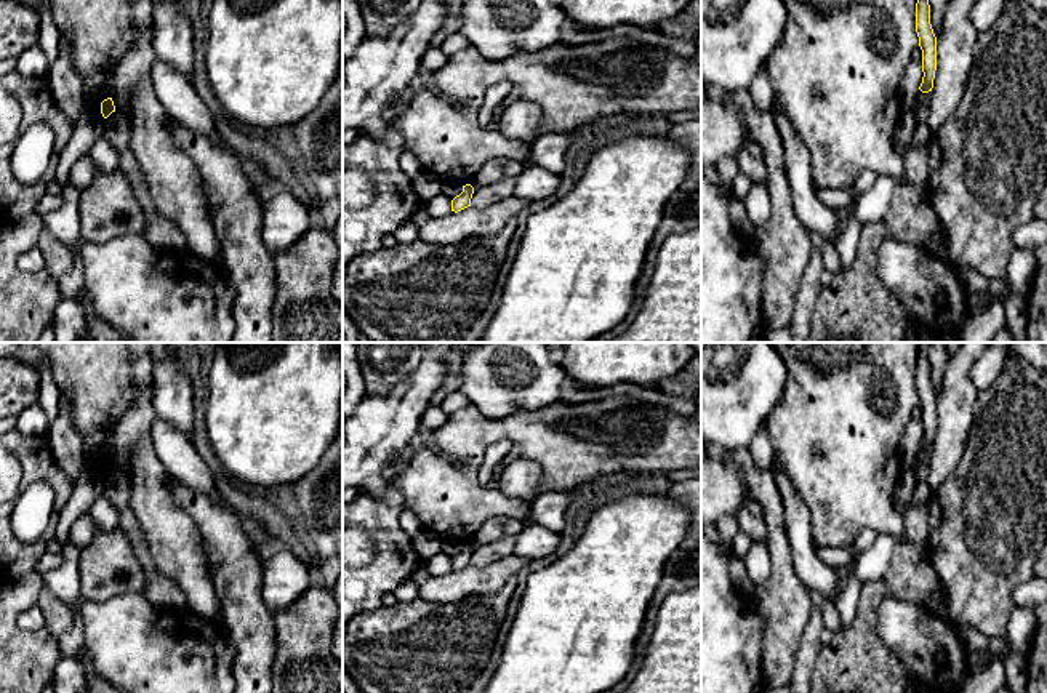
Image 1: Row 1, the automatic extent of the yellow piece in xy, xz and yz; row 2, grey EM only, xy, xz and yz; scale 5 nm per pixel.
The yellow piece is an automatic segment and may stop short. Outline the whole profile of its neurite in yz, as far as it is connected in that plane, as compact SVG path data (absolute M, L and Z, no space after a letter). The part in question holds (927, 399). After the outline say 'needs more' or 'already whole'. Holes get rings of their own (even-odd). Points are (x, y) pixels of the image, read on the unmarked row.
M930 342L917 344L917 362L916 362L916 391L919 395L919 405L922 408L922 442L919 448L929 451L933 447L933 437L937 429L937 395L930 383L930 363L929 363L929 346Z | already whole

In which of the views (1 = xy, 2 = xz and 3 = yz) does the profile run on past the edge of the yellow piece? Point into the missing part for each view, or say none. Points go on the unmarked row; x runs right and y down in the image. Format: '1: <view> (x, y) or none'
1: none
2: none
3: none

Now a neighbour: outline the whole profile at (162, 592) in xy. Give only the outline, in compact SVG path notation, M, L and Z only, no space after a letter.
M109 477L106 479L106 493L109 501L120 512L120 528L130 539L139 562L142 563L146 573L146 589L142 595L160 610L178 611L186 608L186 599L181 589L166 576L157 571L149 547L146 544L144 535L139 523L130 509L130 485L125 477Z

